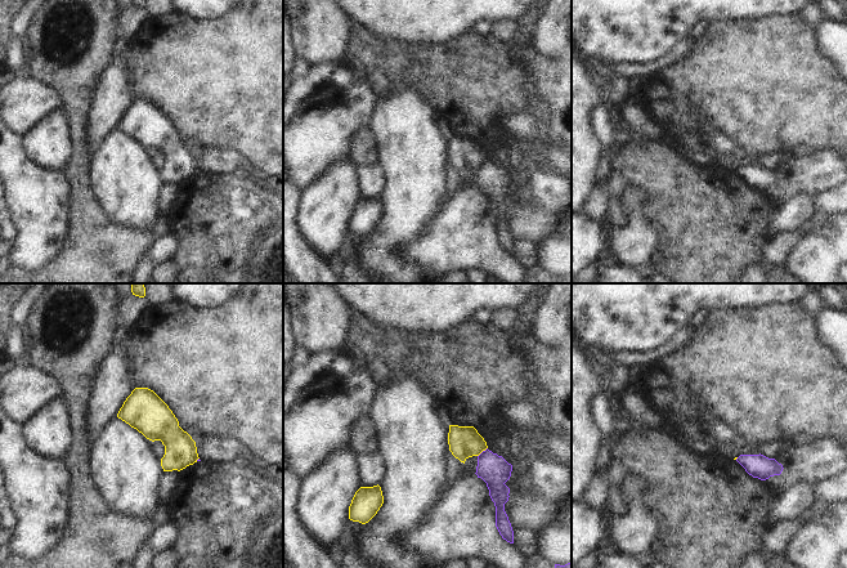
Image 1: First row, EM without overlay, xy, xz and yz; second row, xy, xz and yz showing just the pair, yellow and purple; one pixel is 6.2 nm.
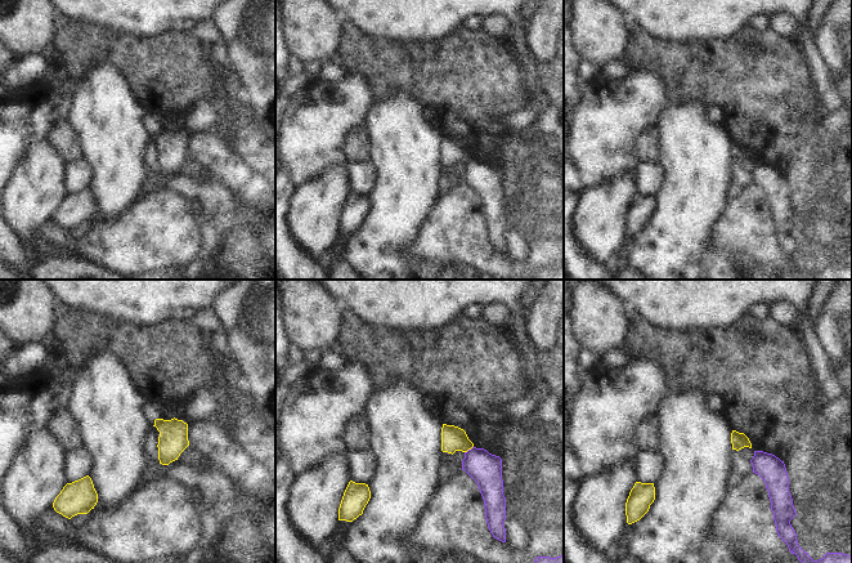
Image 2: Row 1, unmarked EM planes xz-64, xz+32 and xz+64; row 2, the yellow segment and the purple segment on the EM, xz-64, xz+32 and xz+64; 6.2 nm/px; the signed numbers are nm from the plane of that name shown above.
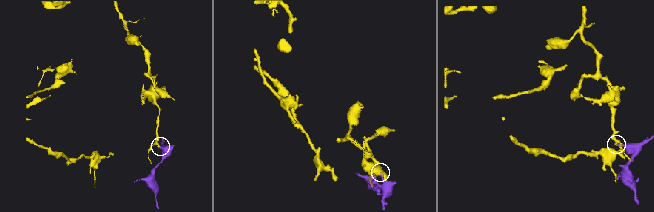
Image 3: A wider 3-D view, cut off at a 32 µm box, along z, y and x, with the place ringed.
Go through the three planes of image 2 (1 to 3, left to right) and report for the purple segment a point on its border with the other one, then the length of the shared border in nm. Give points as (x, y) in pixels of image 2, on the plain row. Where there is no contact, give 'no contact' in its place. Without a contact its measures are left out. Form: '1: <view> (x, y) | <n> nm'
1: no contact
2: xz+32 (469, 160) | 70 nm
3: no contact

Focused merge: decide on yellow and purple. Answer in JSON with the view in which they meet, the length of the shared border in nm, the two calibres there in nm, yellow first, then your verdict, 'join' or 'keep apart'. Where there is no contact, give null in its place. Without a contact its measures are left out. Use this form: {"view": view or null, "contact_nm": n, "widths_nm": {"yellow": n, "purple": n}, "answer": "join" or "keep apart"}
{"view": "xz", "contact_nm": 90, "widths_nm": {"yellow": 200, "purple": 190}, "answer": "keep apart"}

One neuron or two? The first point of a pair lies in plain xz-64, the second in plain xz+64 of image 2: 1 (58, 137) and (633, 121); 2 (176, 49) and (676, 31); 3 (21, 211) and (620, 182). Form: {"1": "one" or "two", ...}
{"1": "two", "2": "two", "3": "one"}

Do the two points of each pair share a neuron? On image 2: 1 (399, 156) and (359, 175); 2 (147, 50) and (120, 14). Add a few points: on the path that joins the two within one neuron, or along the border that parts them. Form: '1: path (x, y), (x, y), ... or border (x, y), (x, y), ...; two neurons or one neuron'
1: border (370, 160), (376, 170), (376, 179), (366, 195); two neurons
2: border (106, 27), (131, 35), (165, 32); two neurons

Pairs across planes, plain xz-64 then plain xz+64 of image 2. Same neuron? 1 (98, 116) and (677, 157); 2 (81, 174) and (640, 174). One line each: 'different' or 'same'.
1: same
2: same

